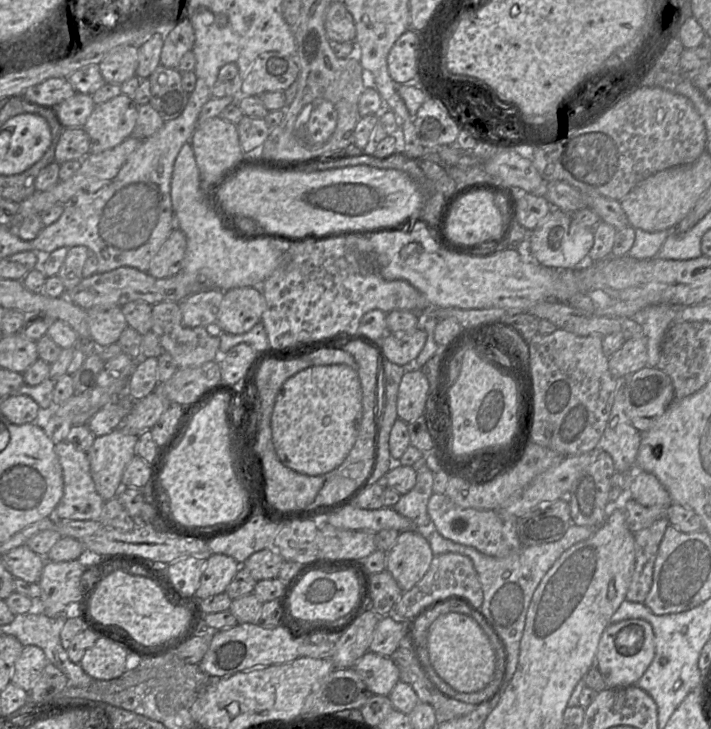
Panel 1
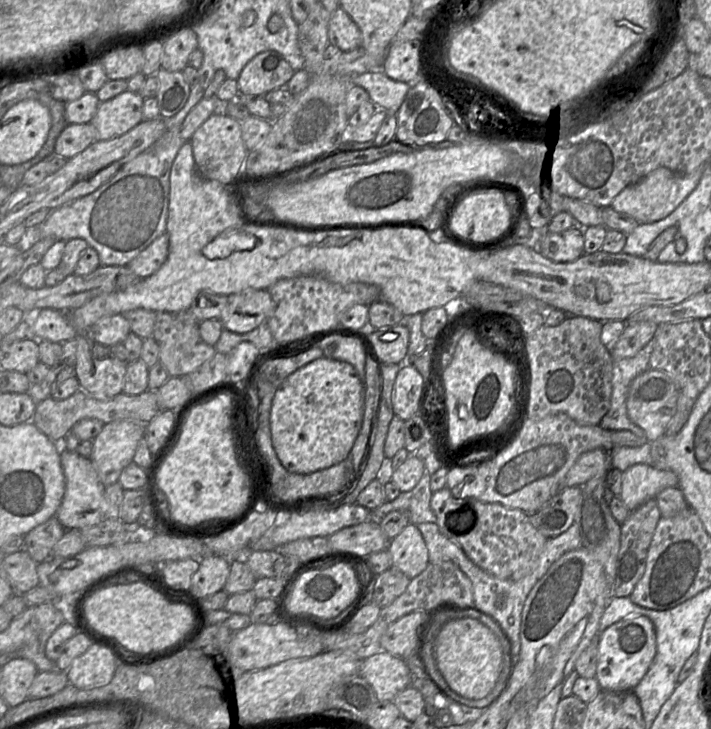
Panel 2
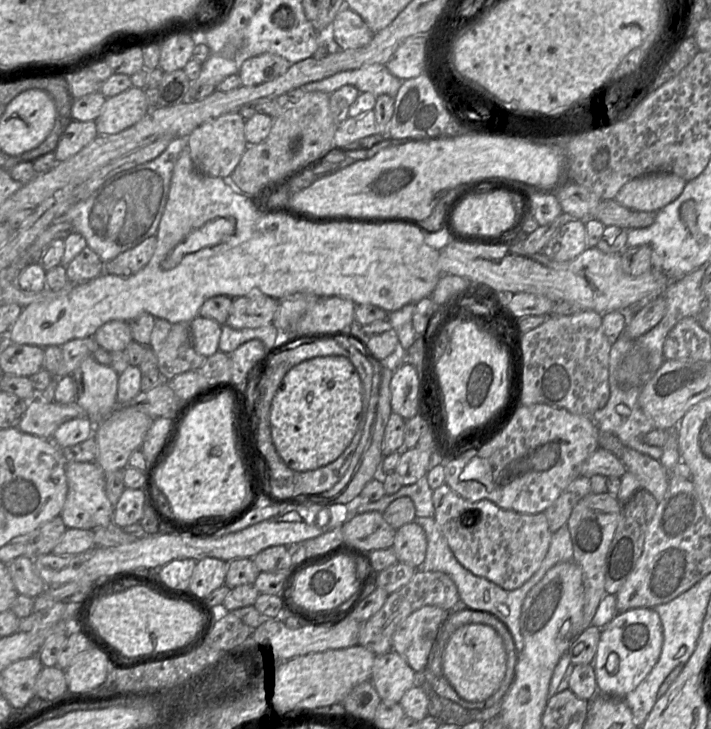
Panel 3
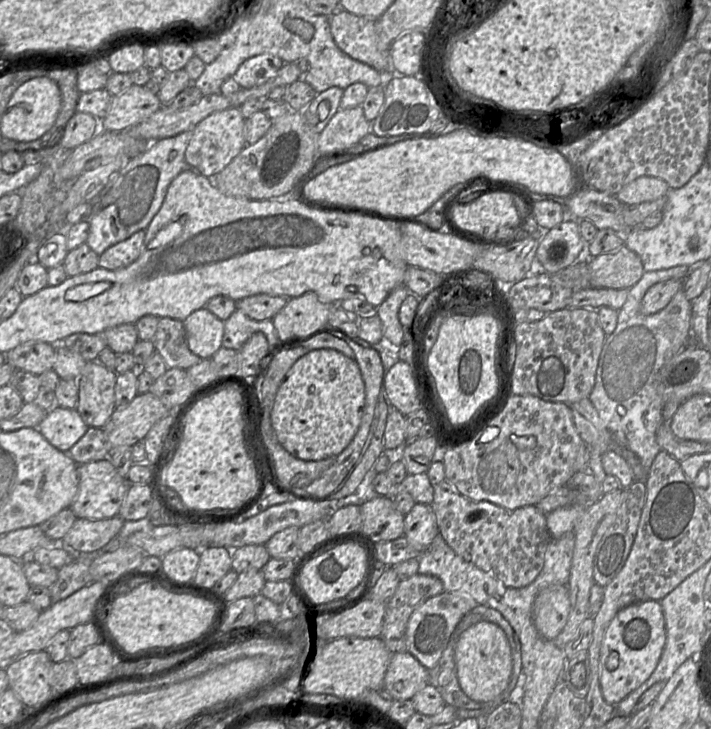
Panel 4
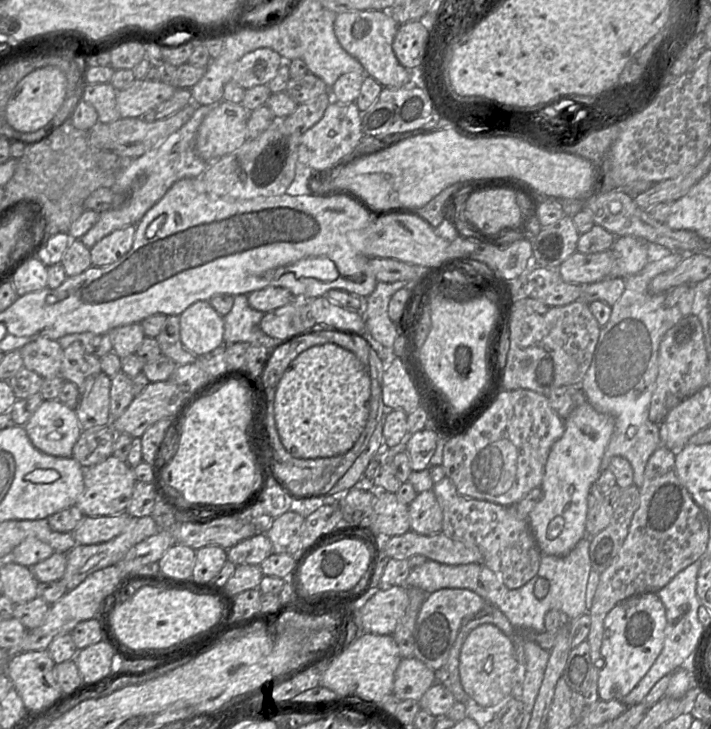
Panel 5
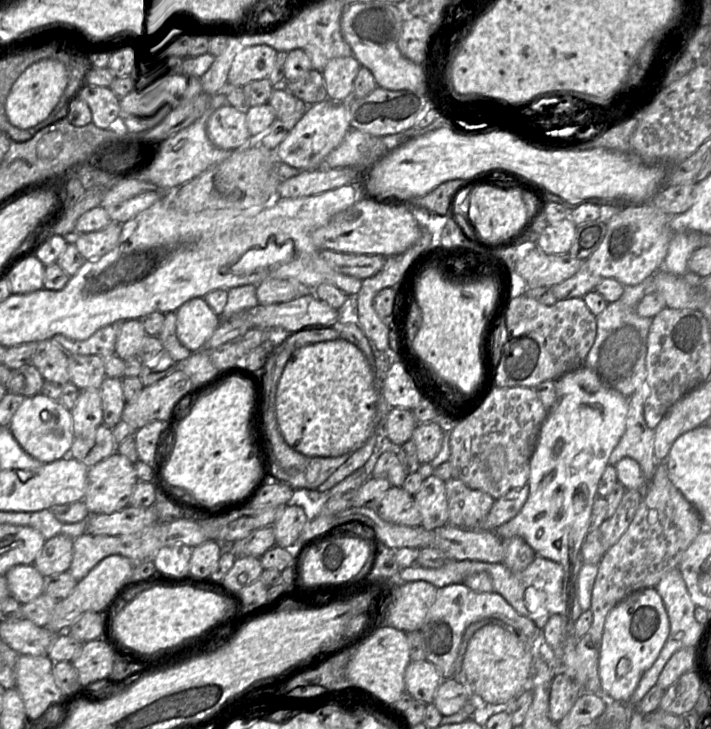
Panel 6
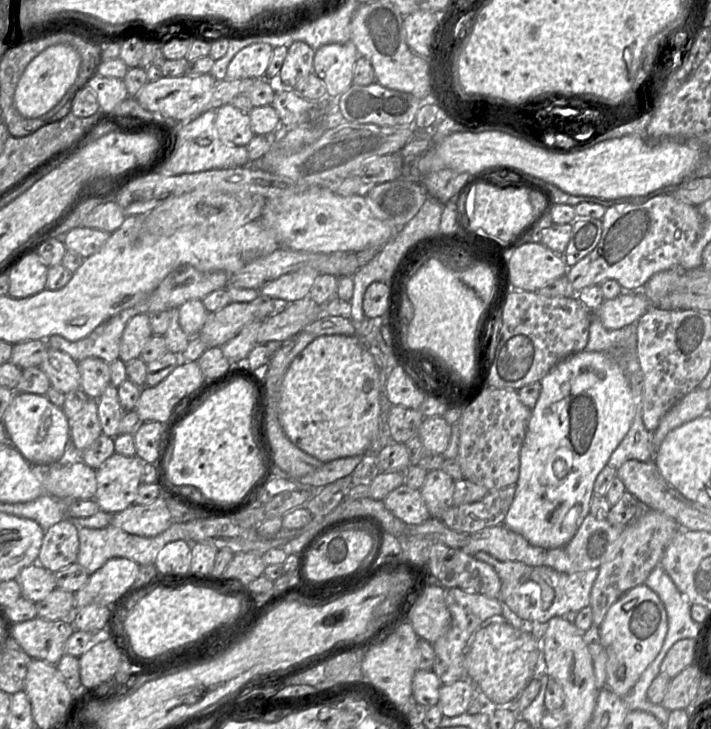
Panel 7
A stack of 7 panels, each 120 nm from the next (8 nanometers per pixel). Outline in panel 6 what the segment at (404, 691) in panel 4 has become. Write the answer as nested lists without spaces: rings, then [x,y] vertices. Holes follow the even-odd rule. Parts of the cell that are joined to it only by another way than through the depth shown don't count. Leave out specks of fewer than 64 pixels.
[[[427,660],[410,662],[404,674],[405,692],[413,700],[432,704],[434,694],[442,682],[437,668]]]

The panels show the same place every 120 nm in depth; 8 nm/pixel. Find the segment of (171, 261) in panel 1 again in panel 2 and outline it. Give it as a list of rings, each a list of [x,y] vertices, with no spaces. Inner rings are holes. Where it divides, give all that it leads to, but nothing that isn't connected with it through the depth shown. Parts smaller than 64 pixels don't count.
[[[164,233],[142,250],[128,266],[138,277],[154,274],[166,261],[169,253],[169,235]]]

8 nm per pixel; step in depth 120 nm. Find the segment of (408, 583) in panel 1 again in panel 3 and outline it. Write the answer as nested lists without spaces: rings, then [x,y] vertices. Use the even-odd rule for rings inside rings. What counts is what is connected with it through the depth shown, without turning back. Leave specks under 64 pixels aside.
[[[413,521],[397,529],[392,549],[399,563],[417,569],[424,561],[427,549],[423,528]]]

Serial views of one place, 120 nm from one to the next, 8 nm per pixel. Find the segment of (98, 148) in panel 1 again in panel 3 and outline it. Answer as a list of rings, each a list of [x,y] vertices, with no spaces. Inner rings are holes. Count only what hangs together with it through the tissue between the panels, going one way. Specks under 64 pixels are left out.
[[[132,86],[106,99],[95,120],[98,135],[117,134],[140,121],[148,112],[145,90]]]

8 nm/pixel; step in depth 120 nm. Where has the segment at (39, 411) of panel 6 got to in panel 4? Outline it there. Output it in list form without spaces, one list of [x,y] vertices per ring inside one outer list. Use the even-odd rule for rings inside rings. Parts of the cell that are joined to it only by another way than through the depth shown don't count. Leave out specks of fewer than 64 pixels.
[[[54,406],[39,424],[41,435],[56,449],[68,453],[90,427],[75,409]]]

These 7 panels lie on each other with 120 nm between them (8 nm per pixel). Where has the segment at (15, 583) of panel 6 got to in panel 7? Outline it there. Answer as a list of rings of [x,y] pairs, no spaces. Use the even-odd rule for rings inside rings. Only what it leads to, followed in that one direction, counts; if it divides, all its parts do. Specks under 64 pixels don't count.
[[[32,563],[21,570],[17,576],[22,597],[36,603],[47,597],[57,588],[55,573]]]

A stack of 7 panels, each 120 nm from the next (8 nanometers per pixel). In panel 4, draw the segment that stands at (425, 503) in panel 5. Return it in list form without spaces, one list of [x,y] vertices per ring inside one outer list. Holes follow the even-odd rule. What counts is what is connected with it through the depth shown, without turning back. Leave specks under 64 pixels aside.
[[[416,503],[404,518],[404,537],[409,544],[424,552],[439,534],[431,505]]]

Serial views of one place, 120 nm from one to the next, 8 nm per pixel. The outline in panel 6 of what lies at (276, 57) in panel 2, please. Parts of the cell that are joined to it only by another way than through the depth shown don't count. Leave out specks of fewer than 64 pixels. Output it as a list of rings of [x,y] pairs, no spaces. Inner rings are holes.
[[[265,45],[247,47],[233,59],[227,74],[228,86],[243,87],[267,78],[275,64],[277,51]]]

